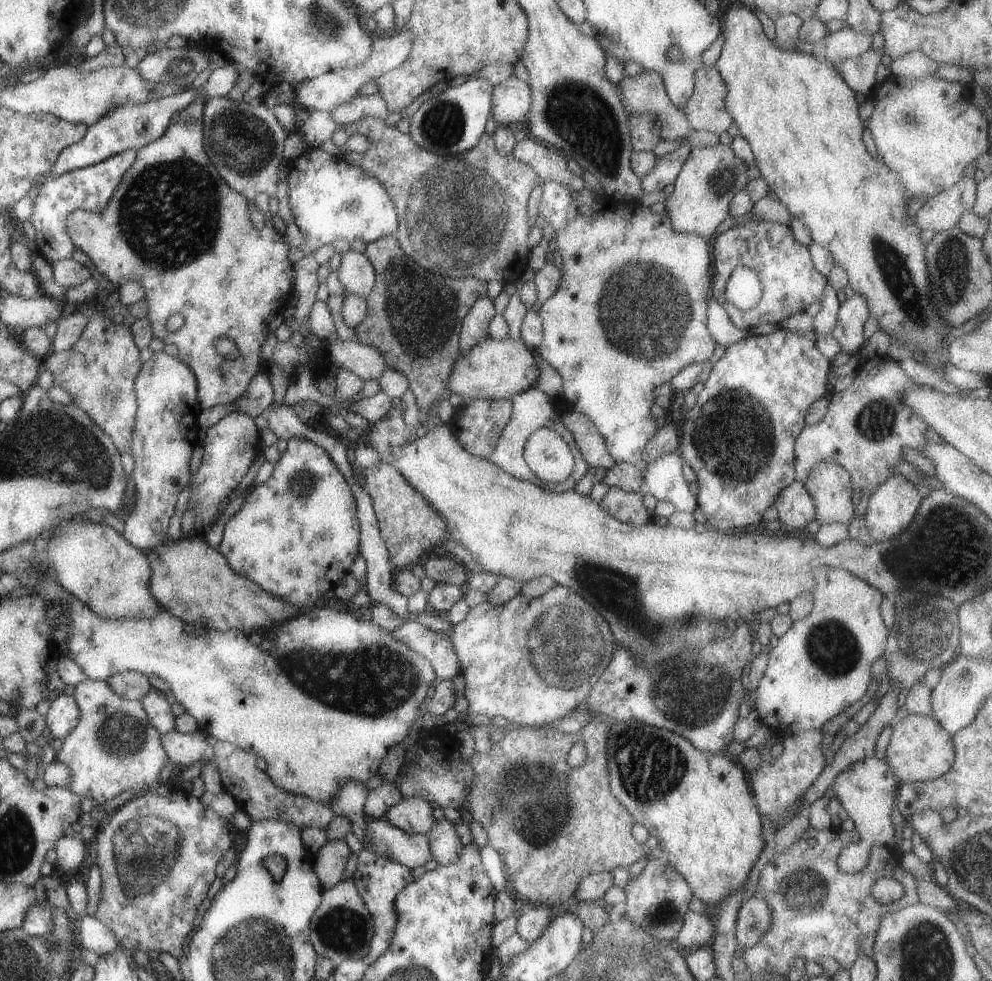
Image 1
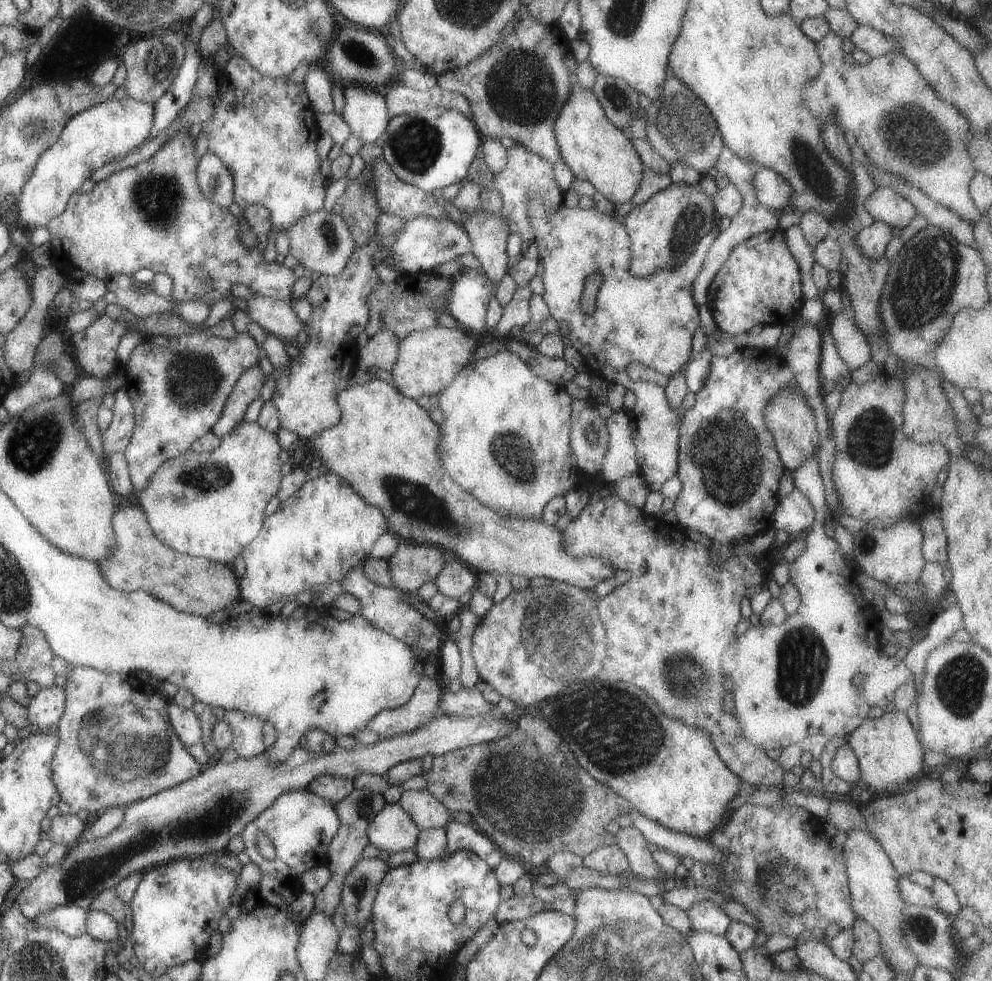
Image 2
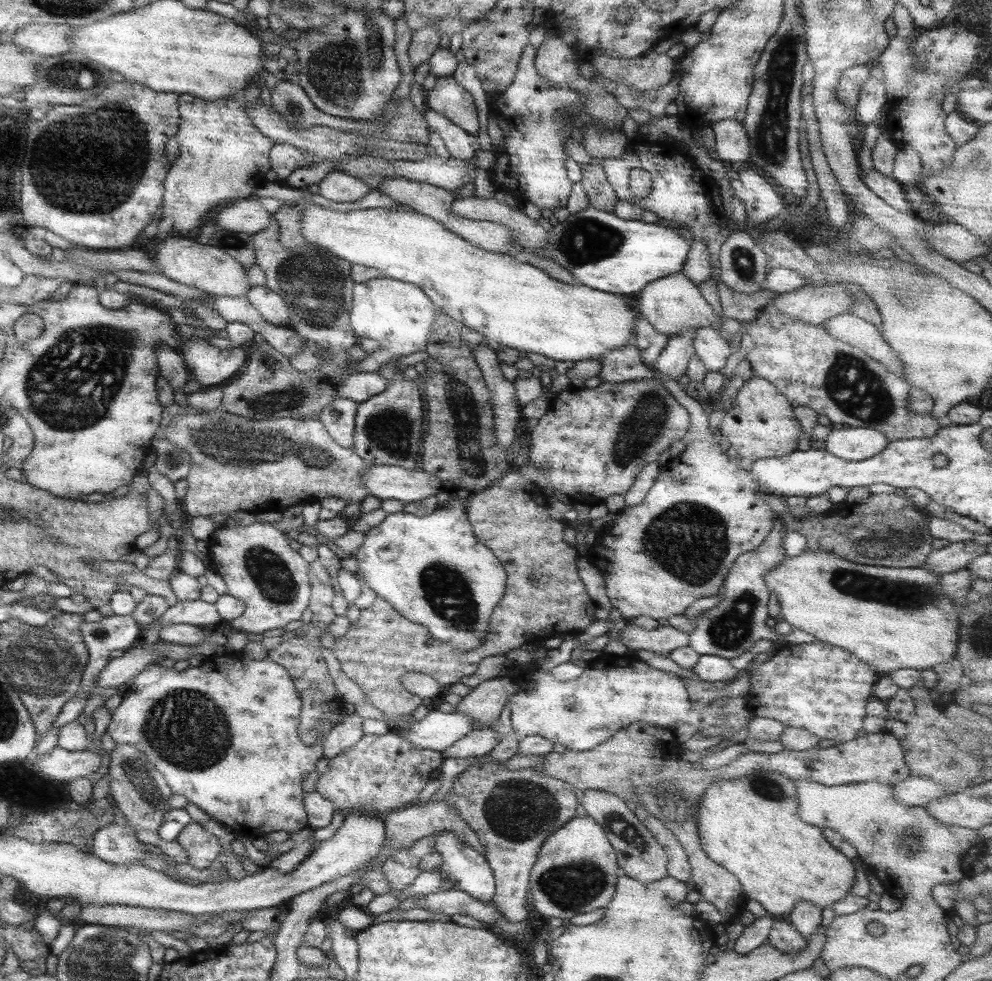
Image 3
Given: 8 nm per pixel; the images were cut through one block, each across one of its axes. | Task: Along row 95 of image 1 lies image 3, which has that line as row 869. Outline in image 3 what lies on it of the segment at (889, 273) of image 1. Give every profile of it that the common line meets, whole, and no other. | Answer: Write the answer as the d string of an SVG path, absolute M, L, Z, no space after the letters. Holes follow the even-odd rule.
M753 770L739 779L721 779L705 789L696 808L701 850L737 879L747 899L759 902L773 918L784 918L799 901L823 909L849 894L855 881L851 859L833 848L823 838L820 828L799 820L795 787L787 777L769 770Z

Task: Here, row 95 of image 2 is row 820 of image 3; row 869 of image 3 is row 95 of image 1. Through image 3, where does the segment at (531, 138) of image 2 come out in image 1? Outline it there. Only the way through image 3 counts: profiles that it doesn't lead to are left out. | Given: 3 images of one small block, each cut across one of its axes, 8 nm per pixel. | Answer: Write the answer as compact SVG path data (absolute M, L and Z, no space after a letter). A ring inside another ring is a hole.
M513 75L491 91L490 116L498 126L507 126L527 119L531 106L529 85Z

